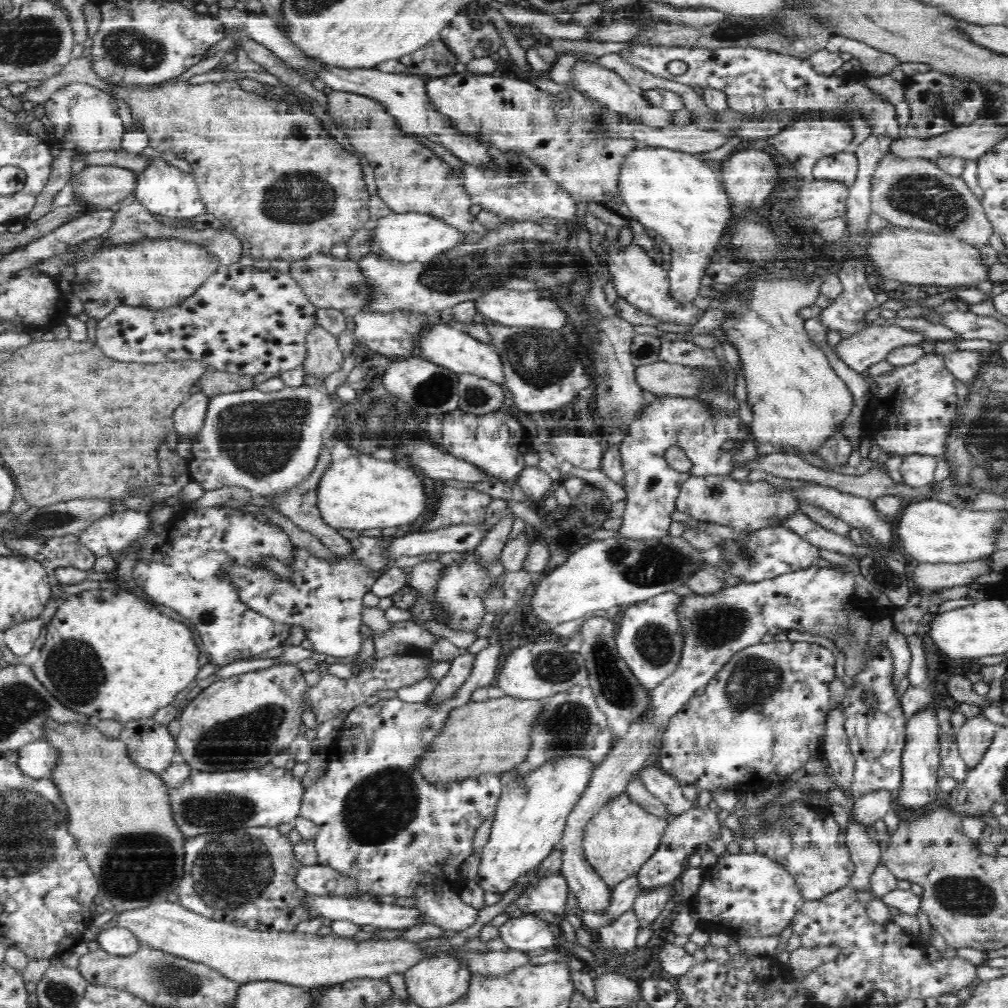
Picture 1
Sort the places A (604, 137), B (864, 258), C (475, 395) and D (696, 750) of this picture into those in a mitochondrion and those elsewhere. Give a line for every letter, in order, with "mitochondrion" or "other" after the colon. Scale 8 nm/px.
A: other
B: other
C: mitochondrion
D: other

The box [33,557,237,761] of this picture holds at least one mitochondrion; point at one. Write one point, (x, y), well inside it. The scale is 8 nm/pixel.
(80, 684)

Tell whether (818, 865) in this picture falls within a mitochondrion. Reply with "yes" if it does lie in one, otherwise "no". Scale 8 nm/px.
yes

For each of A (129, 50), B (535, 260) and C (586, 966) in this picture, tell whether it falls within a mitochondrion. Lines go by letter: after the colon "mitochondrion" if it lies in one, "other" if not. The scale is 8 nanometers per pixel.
A: mitochondrion
B: mitochondrion
C: other

